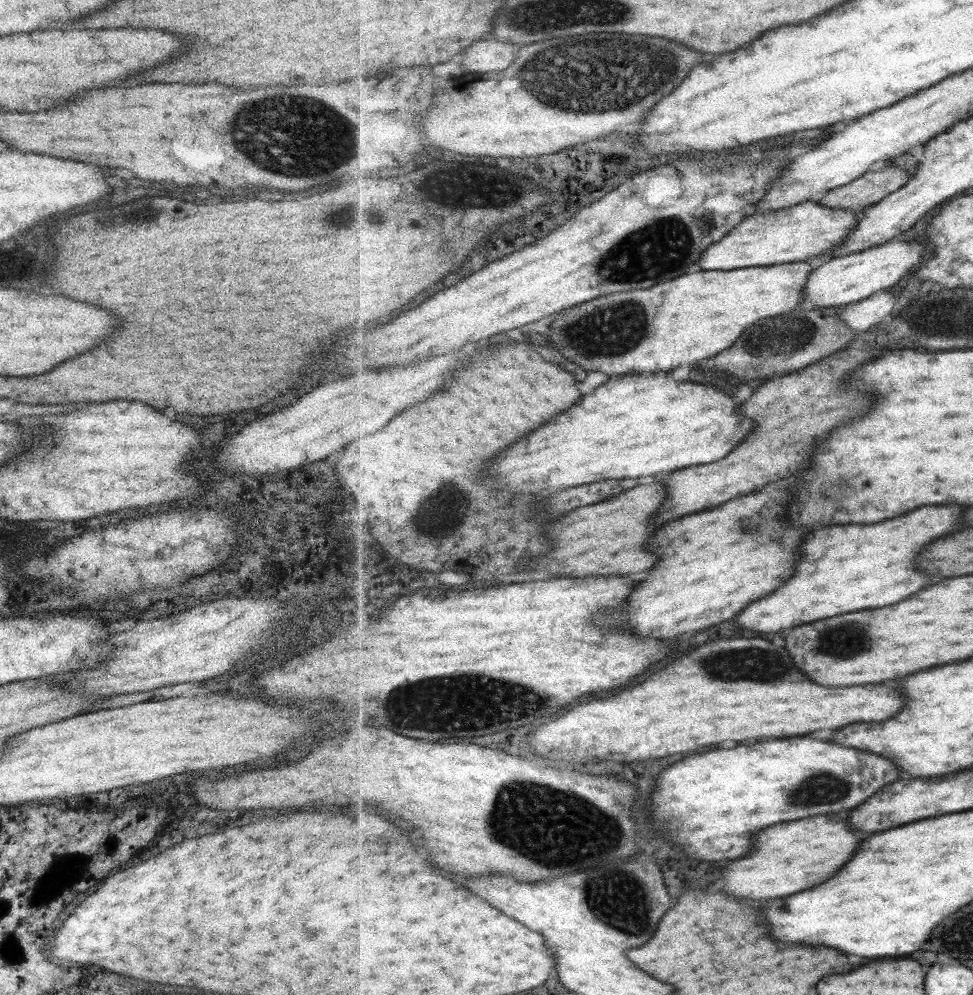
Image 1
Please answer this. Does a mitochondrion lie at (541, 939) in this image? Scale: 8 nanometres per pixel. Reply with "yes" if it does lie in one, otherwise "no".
no

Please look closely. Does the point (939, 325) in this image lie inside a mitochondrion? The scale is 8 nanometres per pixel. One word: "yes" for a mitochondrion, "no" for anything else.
yes

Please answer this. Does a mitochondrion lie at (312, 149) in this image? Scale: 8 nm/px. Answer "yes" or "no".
yes

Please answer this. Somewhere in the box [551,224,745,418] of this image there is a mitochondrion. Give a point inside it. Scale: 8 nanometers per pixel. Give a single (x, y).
(613, 330)

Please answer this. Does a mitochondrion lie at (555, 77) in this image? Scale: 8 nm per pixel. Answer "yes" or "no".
yes

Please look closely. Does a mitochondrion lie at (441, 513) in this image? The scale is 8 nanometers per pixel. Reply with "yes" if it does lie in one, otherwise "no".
yes

